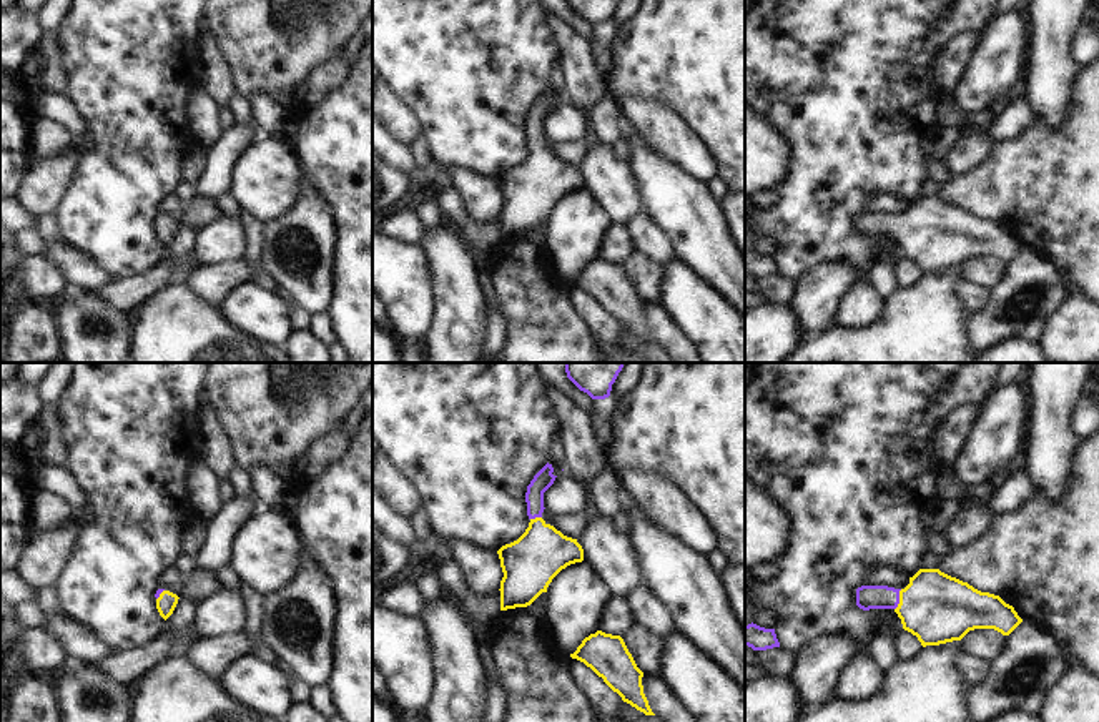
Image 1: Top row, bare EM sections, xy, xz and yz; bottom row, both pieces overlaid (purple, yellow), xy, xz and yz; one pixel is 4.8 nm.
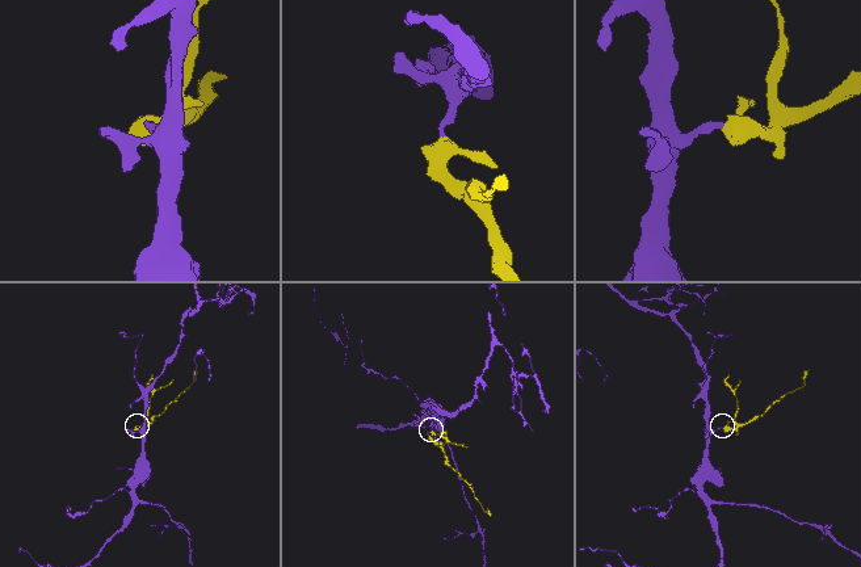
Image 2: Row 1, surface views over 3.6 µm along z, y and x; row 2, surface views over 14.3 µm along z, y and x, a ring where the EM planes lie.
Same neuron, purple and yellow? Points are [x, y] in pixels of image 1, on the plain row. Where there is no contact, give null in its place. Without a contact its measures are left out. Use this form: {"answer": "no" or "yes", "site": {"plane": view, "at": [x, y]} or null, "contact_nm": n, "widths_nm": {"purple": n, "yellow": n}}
{"answer": "yes", "site": {"plane": "yz", "at": [898, 227]}, "contact_nm": 110, "widths_nm": {"purple": 110, "yellow": 340}}

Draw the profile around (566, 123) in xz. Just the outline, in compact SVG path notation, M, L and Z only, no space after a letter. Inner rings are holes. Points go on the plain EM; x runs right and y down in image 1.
M562 98L554 111L544 120L544 135L554 143L567 143L587 133L582 110Z

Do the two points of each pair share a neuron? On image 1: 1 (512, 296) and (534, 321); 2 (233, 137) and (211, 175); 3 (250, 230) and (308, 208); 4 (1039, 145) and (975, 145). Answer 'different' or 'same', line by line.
1: same
2: same
3: different
4: different

